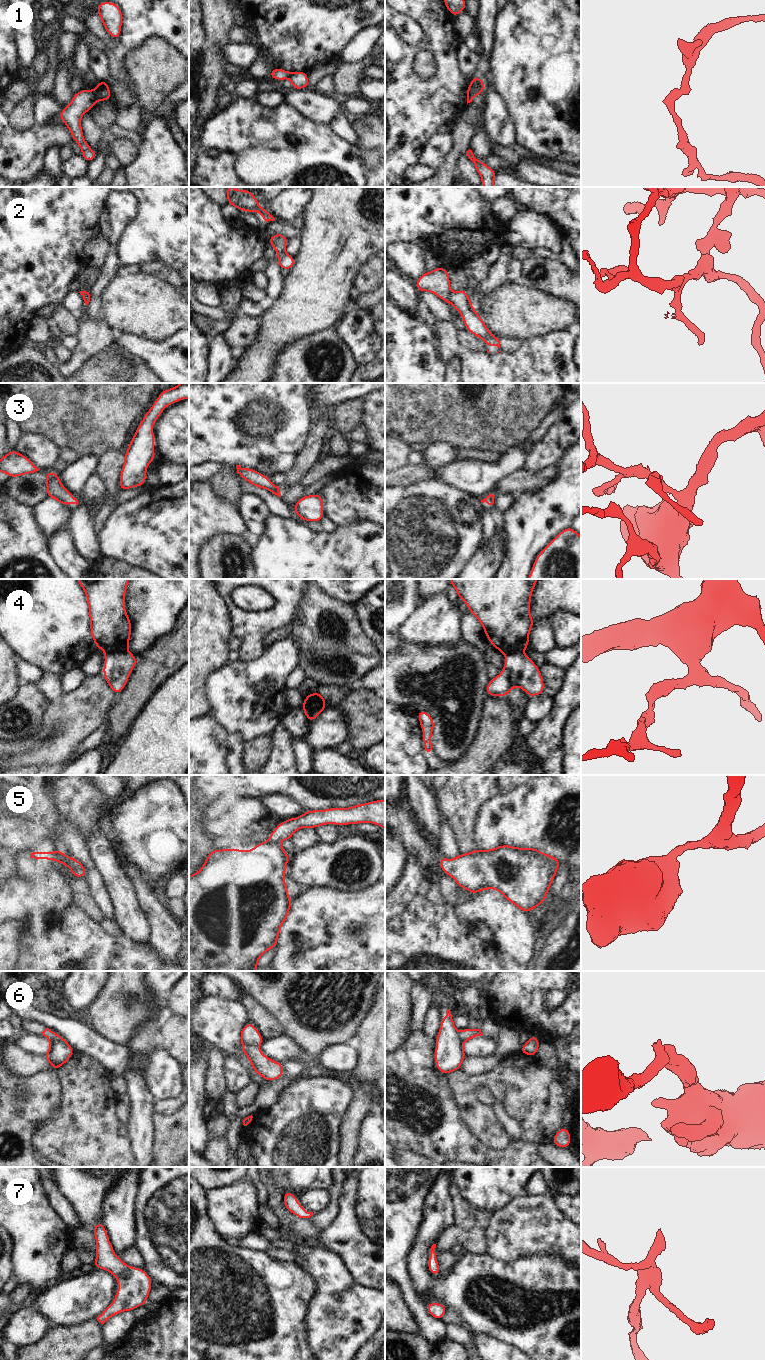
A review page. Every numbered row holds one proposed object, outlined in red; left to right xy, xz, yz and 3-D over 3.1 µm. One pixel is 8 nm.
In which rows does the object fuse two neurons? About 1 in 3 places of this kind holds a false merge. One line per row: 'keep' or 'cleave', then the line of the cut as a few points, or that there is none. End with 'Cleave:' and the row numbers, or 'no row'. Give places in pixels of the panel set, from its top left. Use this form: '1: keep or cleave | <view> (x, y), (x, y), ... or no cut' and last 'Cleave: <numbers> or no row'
1: cleave | xy (93, 91), (97, 99)
2: cleave | yz (451, 292), (448, 302)
3: keep | no cut
4: cleave | xz (305, 698), (308, 704), (323, 704), (325, 702)
5: keep | no cut
6: cleave | xz (242, 1042), (257, 1048)
7: keep | no cut
Cleave: 1, 2, 4, 6

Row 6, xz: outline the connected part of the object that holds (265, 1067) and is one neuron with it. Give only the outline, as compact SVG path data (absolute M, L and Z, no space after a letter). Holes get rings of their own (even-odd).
M242 1043L241 1051L250 1060L253 1071L267 1082L283 1077L283 1065L281 1062L268 1058L254 1046L246 1046Z

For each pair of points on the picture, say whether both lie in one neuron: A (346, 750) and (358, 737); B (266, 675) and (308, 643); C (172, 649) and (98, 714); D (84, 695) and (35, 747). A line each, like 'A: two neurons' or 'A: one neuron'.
A: two neurons
B: two neurons
C: two neurons
D: one neuron

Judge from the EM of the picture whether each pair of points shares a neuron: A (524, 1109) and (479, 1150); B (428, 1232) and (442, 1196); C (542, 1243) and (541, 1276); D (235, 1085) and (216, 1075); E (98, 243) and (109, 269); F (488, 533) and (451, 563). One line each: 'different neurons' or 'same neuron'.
A: different neurons
B: same neuron
C: different neurons
D: different neurons
E: different neurons
F: different neurons

